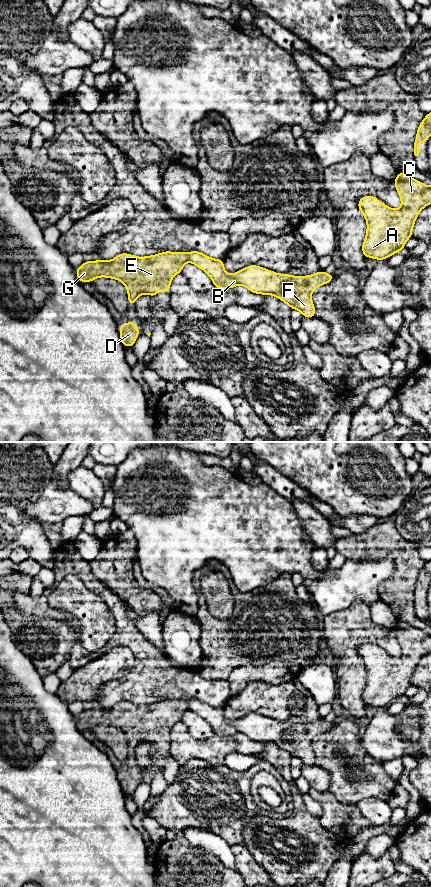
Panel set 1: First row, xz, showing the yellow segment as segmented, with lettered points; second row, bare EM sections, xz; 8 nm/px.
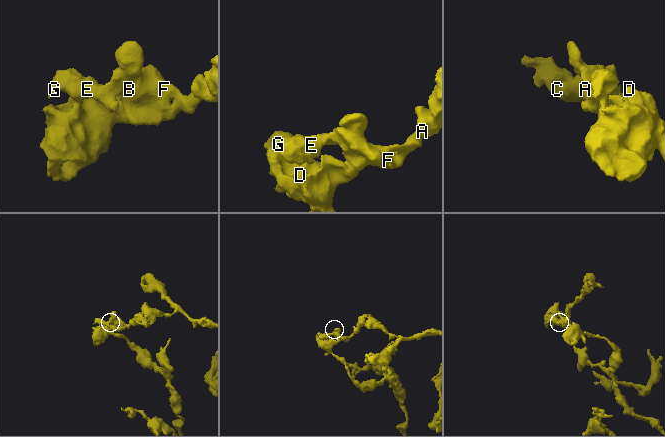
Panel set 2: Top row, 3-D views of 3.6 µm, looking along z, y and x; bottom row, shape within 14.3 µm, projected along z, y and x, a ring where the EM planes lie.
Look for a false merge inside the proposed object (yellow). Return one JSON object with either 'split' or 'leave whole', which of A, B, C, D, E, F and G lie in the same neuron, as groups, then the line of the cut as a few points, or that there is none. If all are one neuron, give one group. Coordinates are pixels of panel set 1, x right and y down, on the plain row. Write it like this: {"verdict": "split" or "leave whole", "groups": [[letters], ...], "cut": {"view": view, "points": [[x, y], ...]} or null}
{"verdict": "split", "groups": [["A", "B", "C", "F"], ["D", "E", "G"]], "cut": {"view": "xz", "points": [[187, 701], [189, 708]]}}

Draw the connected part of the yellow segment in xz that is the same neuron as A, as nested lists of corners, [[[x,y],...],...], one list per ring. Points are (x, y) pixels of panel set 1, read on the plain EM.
[[[401,620],[393,630],[402,650],[399,657],[381,652],[375,644],[364,644],[358,649],[358,656],[367,670],[362,692],[365,705],[385,708],[404,698],[421,657],[431,652],[431,634]]]

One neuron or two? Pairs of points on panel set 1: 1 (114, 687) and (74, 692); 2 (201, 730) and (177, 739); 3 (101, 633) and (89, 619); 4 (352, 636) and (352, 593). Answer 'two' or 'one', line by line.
1: two
2: two
3: one
4: two

